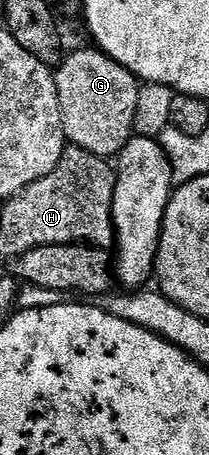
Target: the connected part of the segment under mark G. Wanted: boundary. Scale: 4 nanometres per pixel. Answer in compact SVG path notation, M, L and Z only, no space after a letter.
M89 47L72 53L62 65L57 65L54 72L62 129L73 147L83 148L103 158L114 158L133 133L140 81L124 66L98 51L97 47Z

